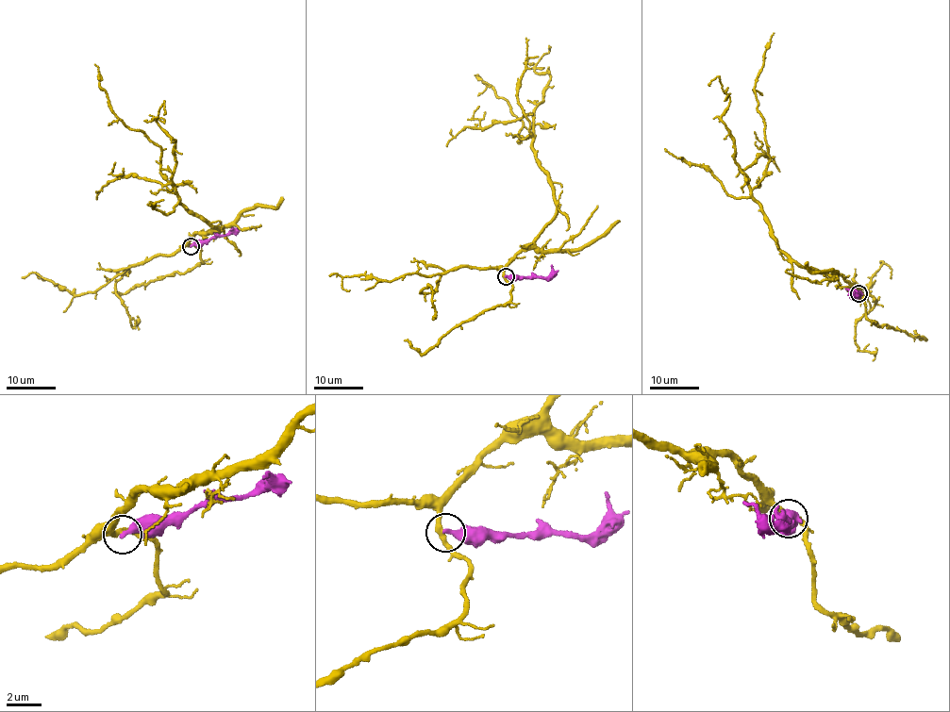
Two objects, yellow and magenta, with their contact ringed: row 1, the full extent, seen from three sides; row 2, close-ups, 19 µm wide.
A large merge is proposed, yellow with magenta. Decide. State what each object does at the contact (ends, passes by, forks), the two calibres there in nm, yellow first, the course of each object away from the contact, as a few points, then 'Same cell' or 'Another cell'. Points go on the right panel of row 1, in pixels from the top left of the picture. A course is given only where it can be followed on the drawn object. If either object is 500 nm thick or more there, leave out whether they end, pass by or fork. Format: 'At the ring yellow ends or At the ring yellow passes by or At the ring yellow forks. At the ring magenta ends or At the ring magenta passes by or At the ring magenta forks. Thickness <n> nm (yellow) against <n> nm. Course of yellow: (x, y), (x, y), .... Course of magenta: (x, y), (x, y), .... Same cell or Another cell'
At the ring yellow passes by. At the ring magenta ends. Thickness 320 nm (yellow) against 360 nm. Course of yellow: (858, 292), (844, 277), (790, 260), (752, 195), (768, 165), (755, 84), (774, 33). Course of magenta: (858, 293), (856, 297), (845, 289). Another cell

